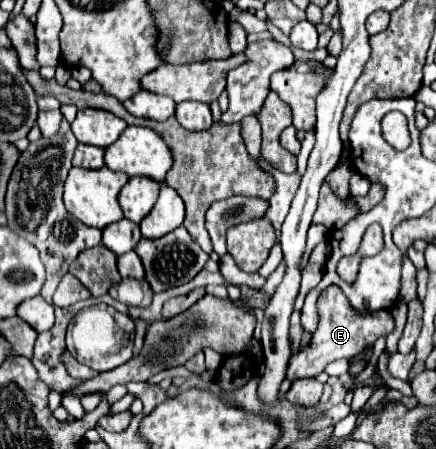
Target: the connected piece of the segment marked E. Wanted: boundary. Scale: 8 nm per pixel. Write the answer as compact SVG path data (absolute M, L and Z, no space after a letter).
M329 287L319 297L317 309L319 309L319 317L321 317L319 327L313 333L309 347L301 349L299 353L295 353L289 359L287 373L285 373L285 377L289 381L297 381L297 379L305 379L305 377L317 377L329 363L333 363L337 359L355 357L367 345L373 345L379 337L387 337L395 329L395 321L393 321L393 315L389 311L377 311L377 313L369 313L369 315L359 315L357 311L351 309L347 297L337 287Z

